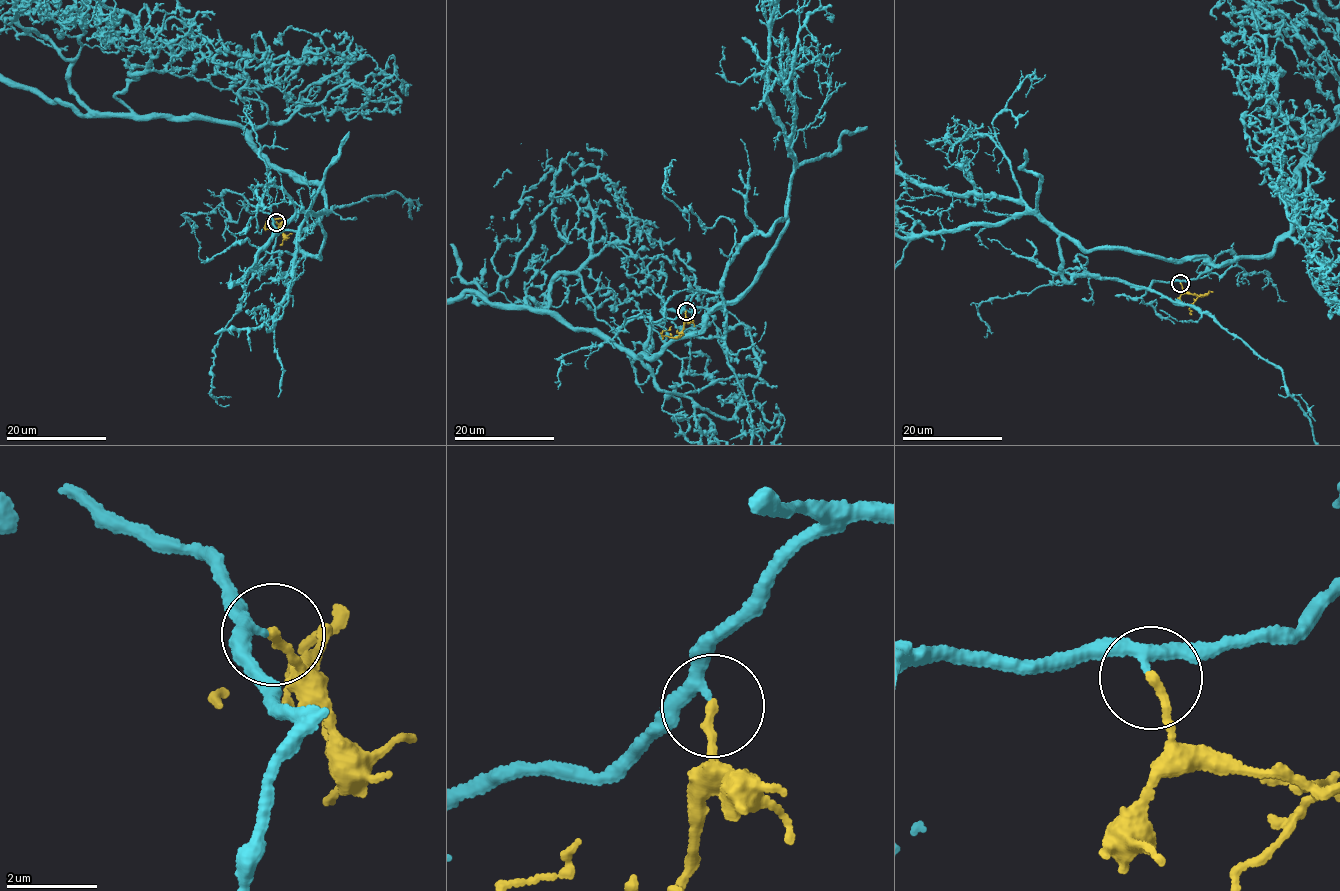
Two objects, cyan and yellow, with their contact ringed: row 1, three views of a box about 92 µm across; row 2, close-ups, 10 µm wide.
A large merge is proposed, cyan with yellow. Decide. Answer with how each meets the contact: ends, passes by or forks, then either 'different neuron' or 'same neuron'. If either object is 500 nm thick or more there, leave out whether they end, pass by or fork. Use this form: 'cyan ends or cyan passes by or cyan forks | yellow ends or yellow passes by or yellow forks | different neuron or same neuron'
cyan passes by | yellow ends | same neuron

